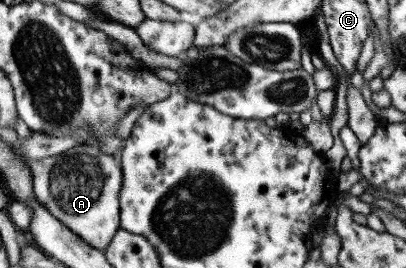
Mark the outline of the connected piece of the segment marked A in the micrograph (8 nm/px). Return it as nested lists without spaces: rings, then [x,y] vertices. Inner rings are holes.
[[[84,143],[44,160],[28,160],[26,166],[31,171],[37,202],[80,240],[103,251],[119,226],[122,170],[114,163],[114,157],[100,152],[97,144]]]

